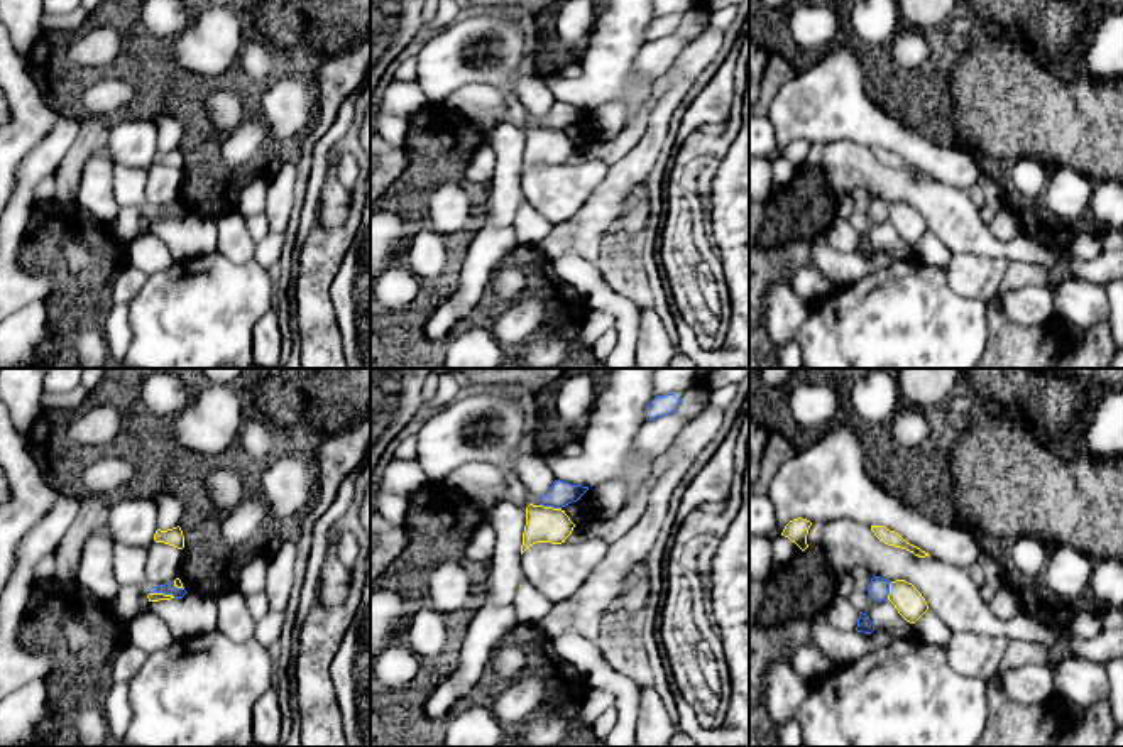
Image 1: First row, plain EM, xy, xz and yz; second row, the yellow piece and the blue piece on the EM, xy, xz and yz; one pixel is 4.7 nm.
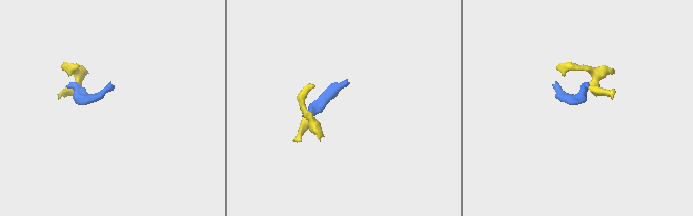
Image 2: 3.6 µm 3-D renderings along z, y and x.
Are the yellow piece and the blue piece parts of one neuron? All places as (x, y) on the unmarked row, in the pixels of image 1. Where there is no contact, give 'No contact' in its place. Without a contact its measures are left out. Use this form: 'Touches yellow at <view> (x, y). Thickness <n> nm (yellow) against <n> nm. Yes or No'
Touches yellow at xz (550, 129). Thickness 180 nm (yellow) against 120 nm. No

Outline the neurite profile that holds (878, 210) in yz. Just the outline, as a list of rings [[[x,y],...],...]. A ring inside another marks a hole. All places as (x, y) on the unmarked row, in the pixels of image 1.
[[[873,198],[868,208],[868,215],[874,223],[888,221],[890,216],[890,203],[881,198]]]

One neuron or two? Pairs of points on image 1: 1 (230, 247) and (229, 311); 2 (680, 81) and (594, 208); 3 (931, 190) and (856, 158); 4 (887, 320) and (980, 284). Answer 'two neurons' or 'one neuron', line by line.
1: two neurons
2: one neuron
3: one neuron
4: two neurons

